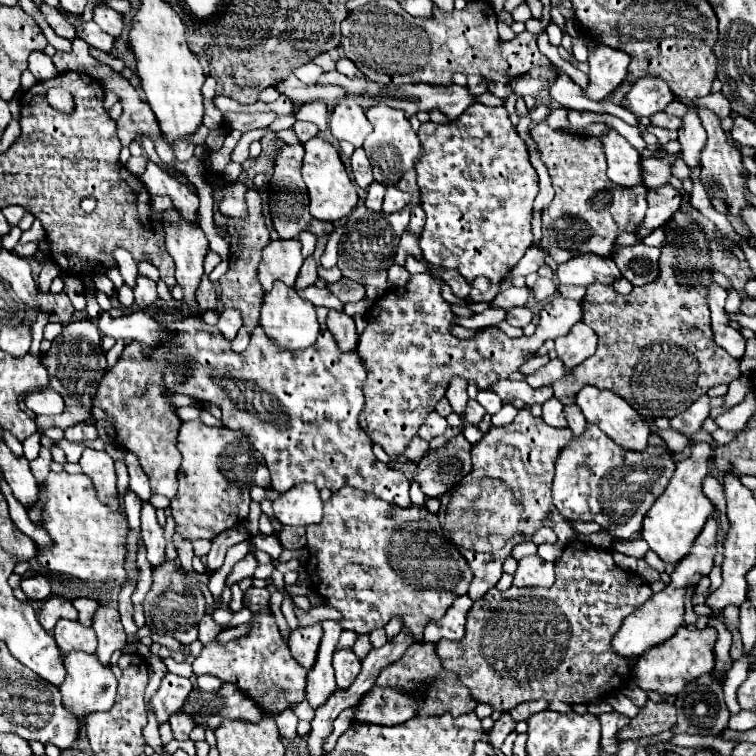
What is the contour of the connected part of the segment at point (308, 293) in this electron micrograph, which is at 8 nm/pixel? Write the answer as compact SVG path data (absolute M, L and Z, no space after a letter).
M310 285L306 289L298 289L298 295L304 297L304 299L308 299L316 307L322 305L322 307L328 307L328 309L344 309L342 301L330 289L326 289L326 287L320 289L316 285Z

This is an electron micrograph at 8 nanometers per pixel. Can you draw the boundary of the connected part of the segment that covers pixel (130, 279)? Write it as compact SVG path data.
M118 249L118 251L114 251L114 259L116 259L116 265L118 265L124 281L130 287L134 287L134 275L138 275L138 267L136 267L134 257L130 257L130 253L126 253L126 249Z

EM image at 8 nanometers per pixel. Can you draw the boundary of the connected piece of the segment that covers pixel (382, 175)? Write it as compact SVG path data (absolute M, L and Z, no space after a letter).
M374 105L366 111L368 121L372 123L374 131L366 137L364 141L364 151L370 159L372 171L374 171L374 181L382 183L382 185L396 185L400 181L400 177L414 167L418 155L420 155L420 139L416 135L416 131L412 129L410 121L406 119L404 111L386 107L386 105Z

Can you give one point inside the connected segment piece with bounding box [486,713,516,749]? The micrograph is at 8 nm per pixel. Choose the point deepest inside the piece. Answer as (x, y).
(504, 725)

